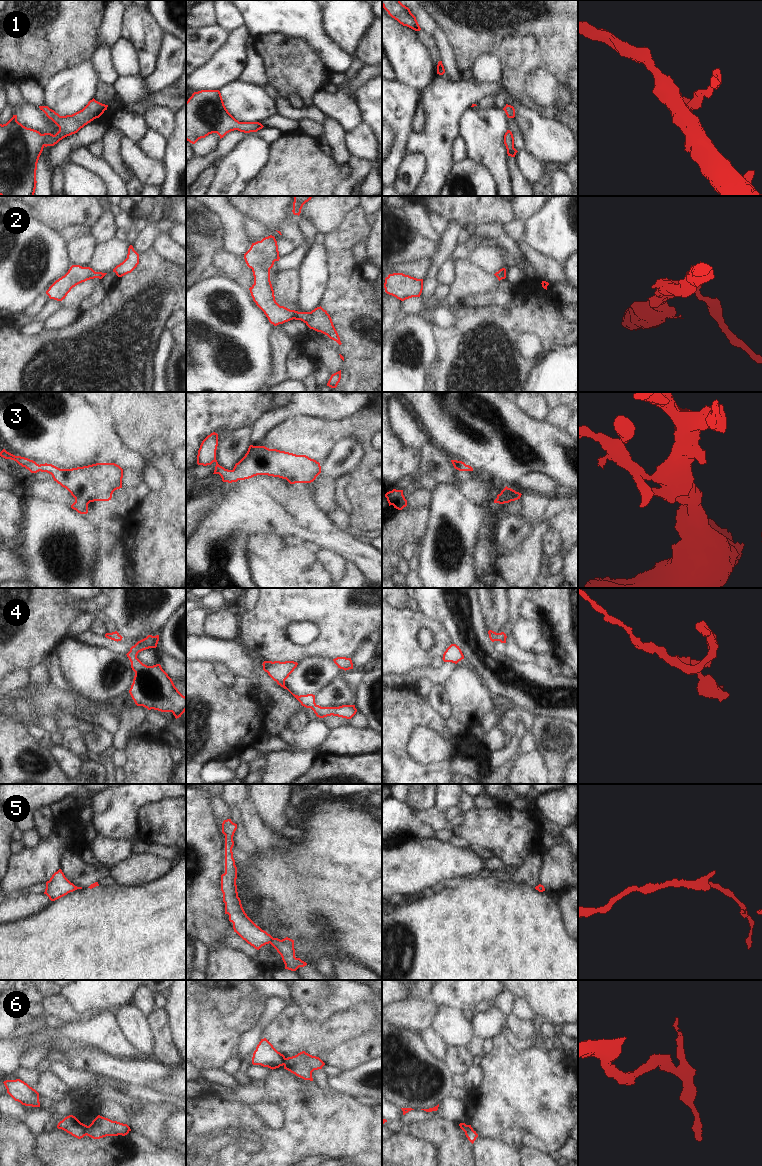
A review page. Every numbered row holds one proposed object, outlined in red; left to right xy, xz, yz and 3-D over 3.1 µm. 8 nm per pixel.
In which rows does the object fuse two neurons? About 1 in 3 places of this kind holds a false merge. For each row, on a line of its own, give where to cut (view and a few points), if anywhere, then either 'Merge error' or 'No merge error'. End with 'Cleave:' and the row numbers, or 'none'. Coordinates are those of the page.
1: No split. No merge error
2: No split. No merge error
3: No split. No merge error
4: No split. No merge error
5: No split. No merge error
6: Split along xy (88, 1126), (85, 1134). Merge error
Cleave: 6

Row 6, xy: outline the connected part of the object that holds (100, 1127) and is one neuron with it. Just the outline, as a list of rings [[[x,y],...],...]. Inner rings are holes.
[[[98,1115],[88,1126],[87,1136],[93,1139],[100,1139],[106,1136],[125,1136],[131,1131],[127,1124],[112,1121]]]

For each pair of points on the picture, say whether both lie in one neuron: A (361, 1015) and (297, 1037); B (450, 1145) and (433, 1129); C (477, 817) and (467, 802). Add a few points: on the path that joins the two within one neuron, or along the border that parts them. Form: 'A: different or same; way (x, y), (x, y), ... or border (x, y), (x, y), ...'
A: same; way (345, 1026), (325, 1036), (313, 1036)
B: same; way (446, 1141), (437, 1132)
C: different; border (474, 806), (462, 814)

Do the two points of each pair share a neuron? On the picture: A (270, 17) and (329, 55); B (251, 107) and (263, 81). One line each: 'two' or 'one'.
A: one
B: two

